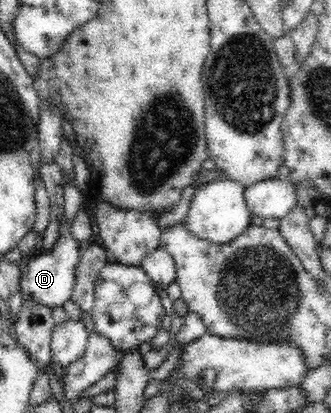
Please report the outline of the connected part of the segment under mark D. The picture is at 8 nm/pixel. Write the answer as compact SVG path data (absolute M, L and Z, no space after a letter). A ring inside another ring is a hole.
M65 182L64 186L64 220L60 225L59 237L49 254L36 254L23 262L22 278L19 292L22 300L36 303L39 306L48 306L51 310L62 307L64 302L70 300L72 288L76 280L76 266L80 262L80 254L83 245L74 239L70 224L74 222L77 210L84 202L84 198L90 198L82 187L75 182Z

